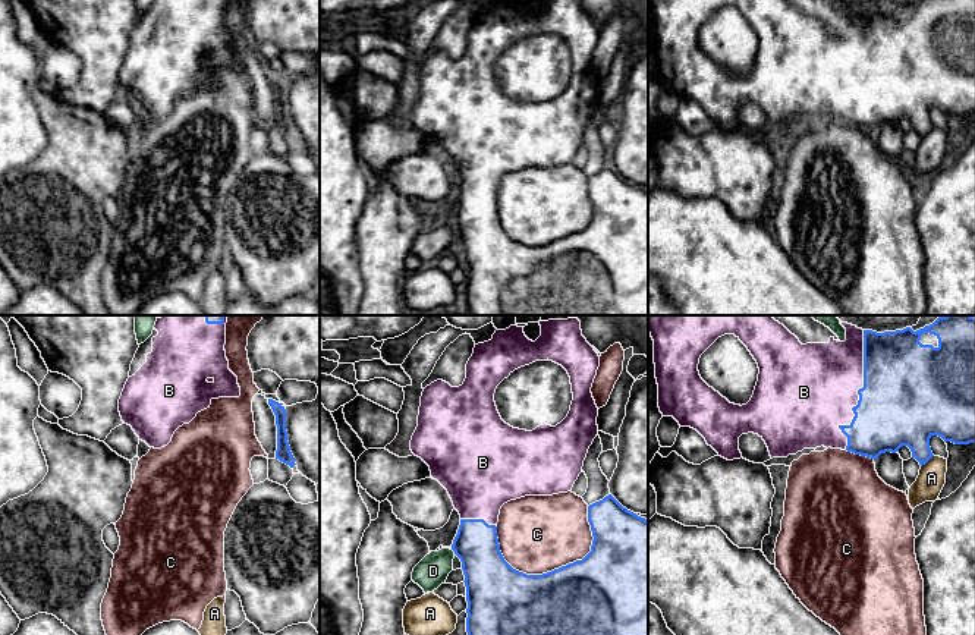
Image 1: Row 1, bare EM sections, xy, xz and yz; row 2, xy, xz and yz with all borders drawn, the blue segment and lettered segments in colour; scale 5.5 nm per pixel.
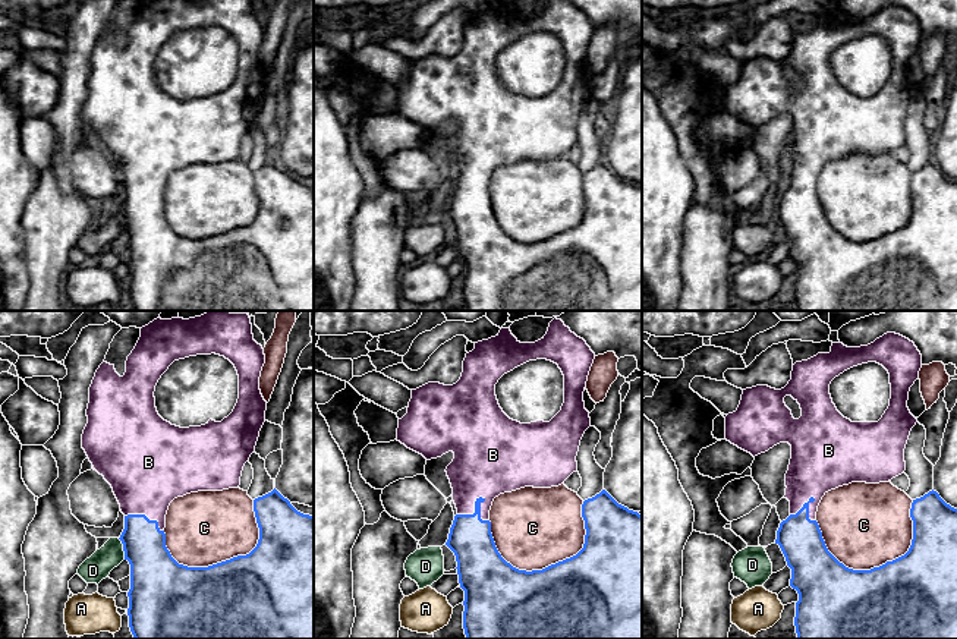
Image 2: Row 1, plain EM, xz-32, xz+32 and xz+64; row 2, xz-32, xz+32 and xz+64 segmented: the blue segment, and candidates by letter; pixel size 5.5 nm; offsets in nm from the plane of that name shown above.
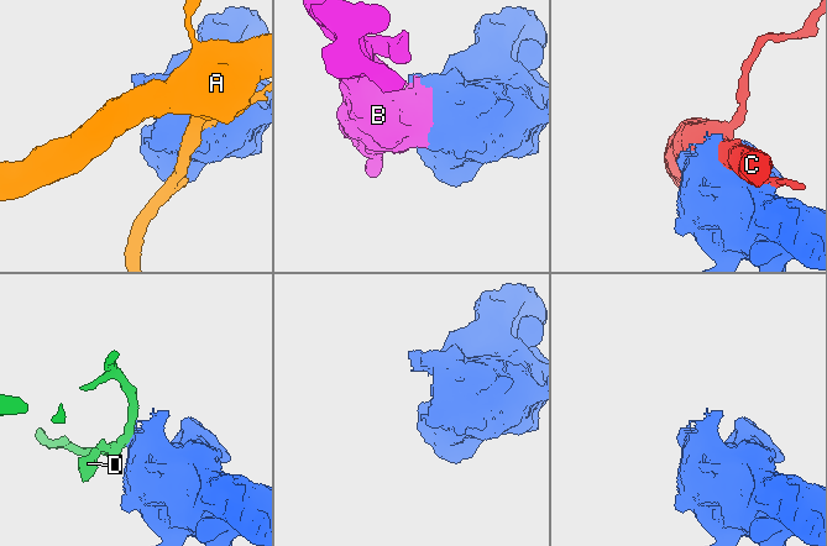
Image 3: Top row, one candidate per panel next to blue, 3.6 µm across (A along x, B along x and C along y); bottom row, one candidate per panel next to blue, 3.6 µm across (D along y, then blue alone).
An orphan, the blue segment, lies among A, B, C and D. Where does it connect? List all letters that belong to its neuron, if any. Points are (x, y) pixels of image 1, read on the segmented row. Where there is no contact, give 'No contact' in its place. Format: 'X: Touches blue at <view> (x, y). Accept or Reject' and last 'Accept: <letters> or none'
A: Touches blue at yz (927, 461). Reject
B: Touches blue at yz (858, 393). Accept
C: Touches blue at xz (569, 563). Reject
D: Touches blue at xz (453, 550). Reject
Accept: B

